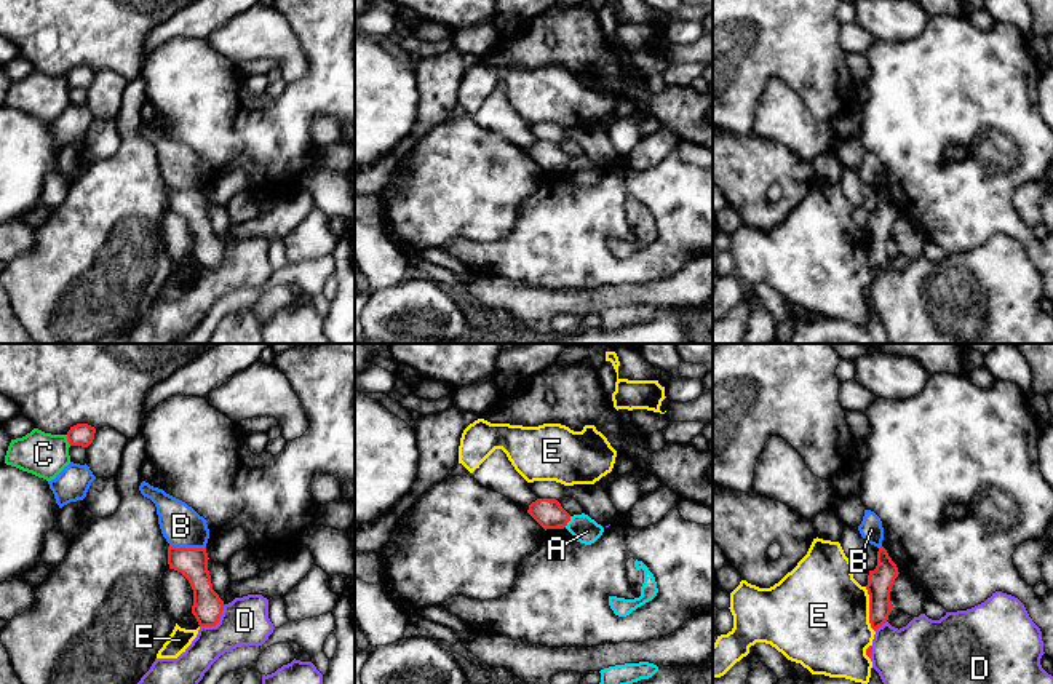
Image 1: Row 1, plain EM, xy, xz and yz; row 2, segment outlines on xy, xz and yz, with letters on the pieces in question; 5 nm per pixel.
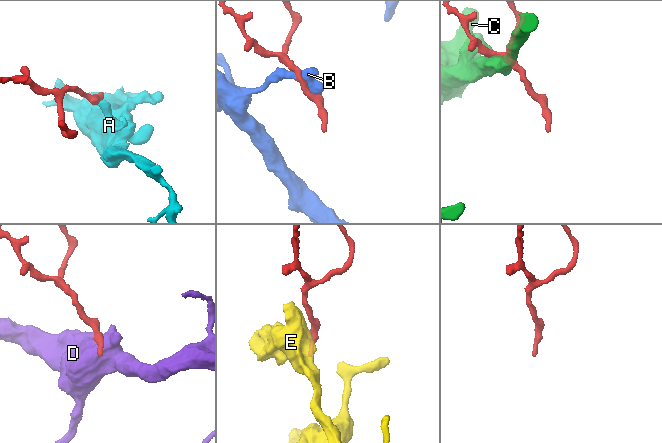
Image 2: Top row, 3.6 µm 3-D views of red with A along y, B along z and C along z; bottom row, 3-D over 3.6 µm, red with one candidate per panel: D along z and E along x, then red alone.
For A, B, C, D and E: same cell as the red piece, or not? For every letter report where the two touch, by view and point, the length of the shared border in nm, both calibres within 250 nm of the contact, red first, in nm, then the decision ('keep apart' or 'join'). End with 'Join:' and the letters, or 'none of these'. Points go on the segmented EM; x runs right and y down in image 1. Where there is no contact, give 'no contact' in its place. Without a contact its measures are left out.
A: xz (569, 520) | 70 nm | 150/130 nm | keep apart
B: xy (187, 548) | 190 nm | 160/200 nm | keep apart
C: xy (67, 440) | 60 nm | 110/220 nm | keep apart
D: xy (218, 622) | 180 nm | 150/240 nm | keep apart
E: yz (870, 609) | 240 nm | 130/500 nm | keep apart
Join: none of these

